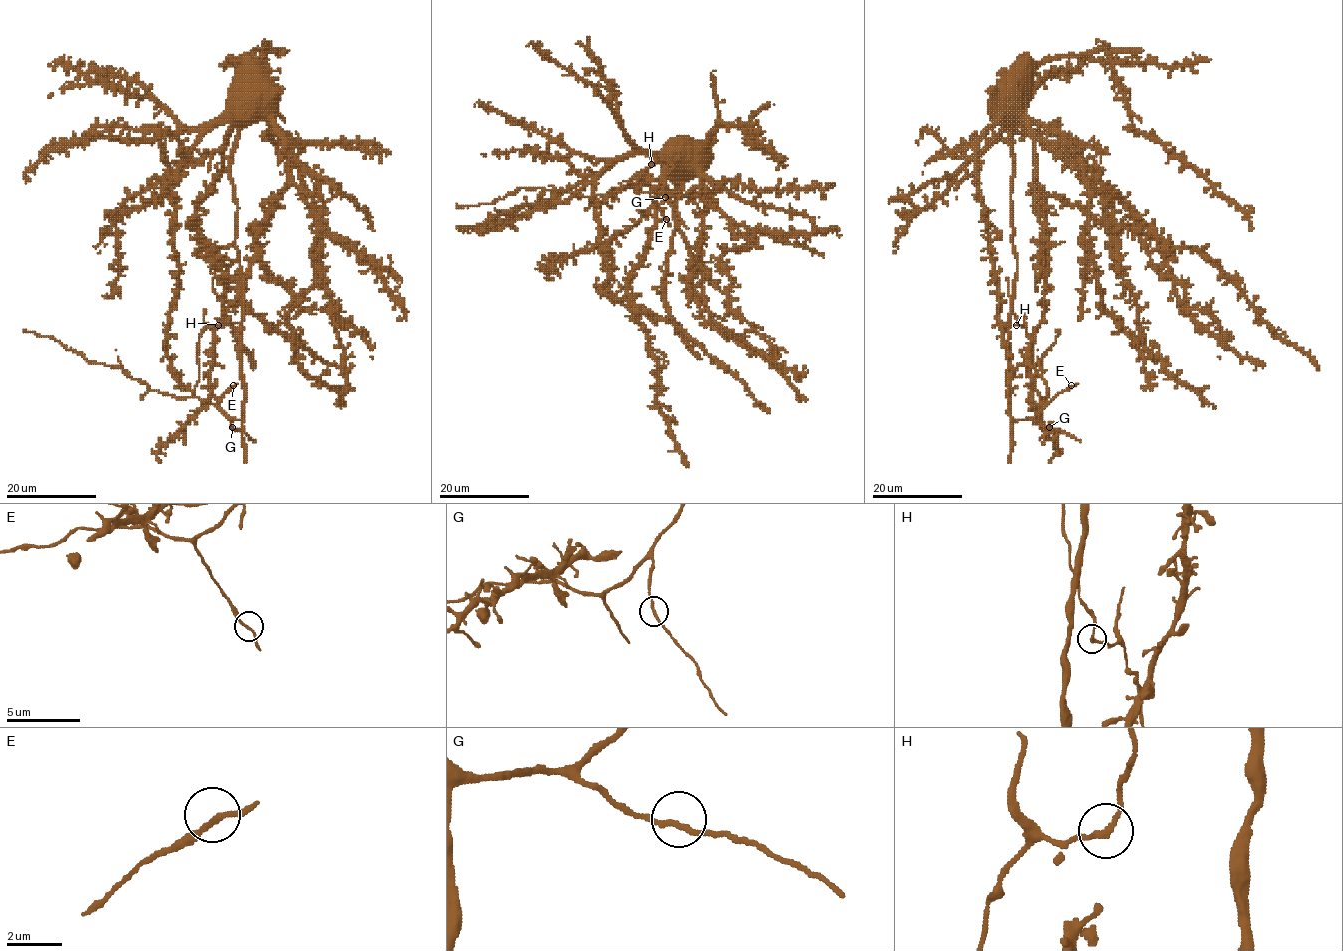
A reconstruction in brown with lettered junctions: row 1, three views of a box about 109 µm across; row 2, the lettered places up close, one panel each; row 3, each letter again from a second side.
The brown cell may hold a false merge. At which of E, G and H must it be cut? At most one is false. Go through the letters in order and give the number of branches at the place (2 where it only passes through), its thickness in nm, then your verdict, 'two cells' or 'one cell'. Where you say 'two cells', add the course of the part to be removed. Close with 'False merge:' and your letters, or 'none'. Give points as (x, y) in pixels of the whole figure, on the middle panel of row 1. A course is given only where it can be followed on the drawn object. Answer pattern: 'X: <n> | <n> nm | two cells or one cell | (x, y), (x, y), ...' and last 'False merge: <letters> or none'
E: 2 | 180 nm | one cell
G: 2 | 180 nm | one cell
H: 2 | 170 nm | two cells
False merge: H

